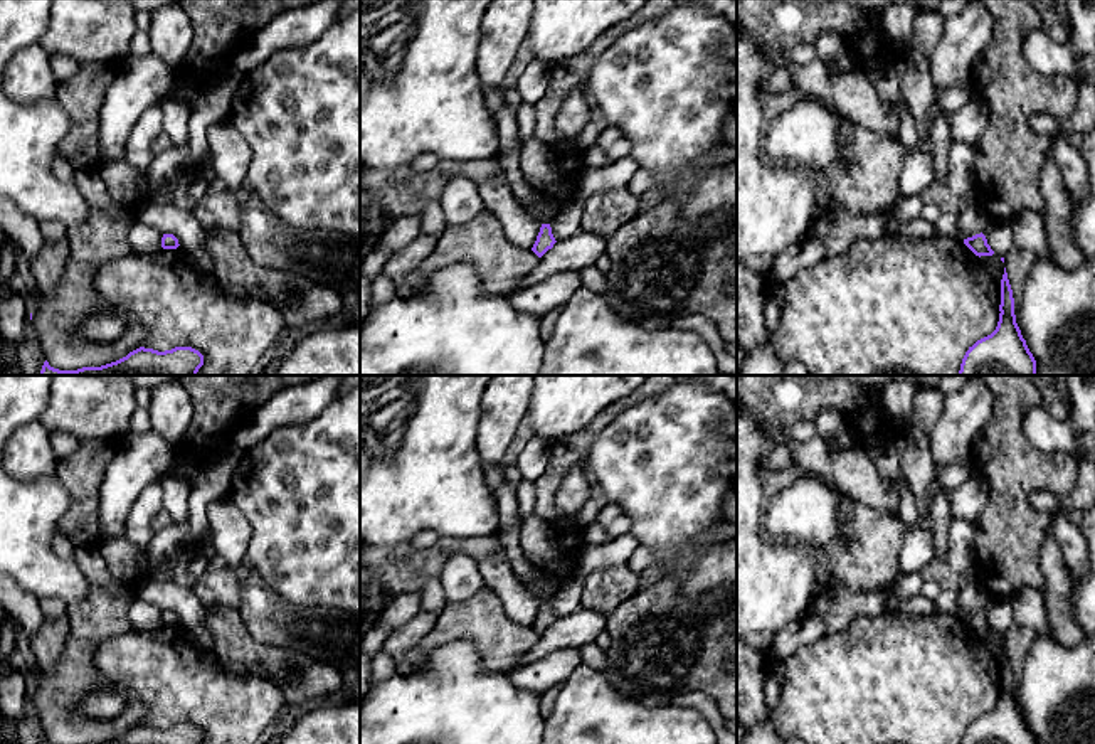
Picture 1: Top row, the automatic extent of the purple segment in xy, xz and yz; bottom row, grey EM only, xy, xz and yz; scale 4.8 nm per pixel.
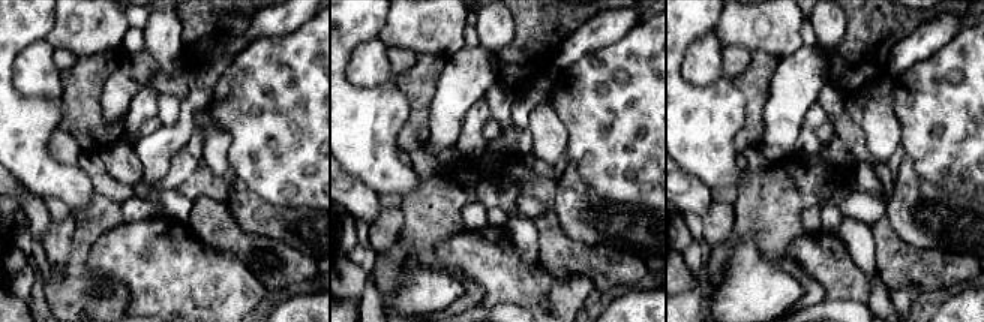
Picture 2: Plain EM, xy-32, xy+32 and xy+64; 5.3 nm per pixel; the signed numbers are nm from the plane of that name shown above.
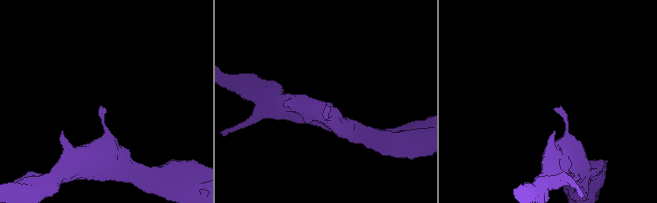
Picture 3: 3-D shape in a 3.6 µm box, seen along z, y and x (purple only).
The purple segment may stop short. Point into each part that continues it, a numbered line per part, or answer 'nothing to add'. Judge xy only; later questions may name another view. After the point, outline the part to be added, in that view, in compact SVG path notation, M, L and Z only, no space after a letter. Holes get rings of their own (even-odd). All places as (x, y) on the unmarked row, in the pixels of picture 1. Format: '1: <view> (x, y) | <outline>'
nothing to add

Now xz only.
nothing to add

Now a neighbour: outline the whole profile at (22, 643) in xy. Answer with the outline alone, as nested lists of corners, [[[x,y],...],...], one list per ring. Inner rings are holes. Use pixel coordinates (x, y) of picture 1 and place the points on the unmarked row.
[[[15,628],[13,646],[19,650],[19,653],[27,662],[25,673],[29,675],[29,678],[39,677],[42,668],[40,668],[40,665],[39,665],[39,662],[30,648],[30,641],[29,641],[27,635],[20,628]]]

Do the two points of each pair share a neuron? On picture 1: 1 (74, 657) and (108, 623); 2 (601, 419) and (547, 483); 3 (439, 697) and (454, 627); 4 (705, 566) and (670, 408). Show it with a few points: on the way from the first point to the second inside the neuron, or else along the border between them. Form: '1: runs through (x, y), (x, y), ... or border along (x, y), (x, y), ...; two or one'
1: runs through (83, 648), (100, 632); one
2: runs through (586, 435), (562, 458), (559, 468); one
3: border along (460, 637), (466, 637), (480, 653); two
4: runs through (673, 527), (670, 446); one

